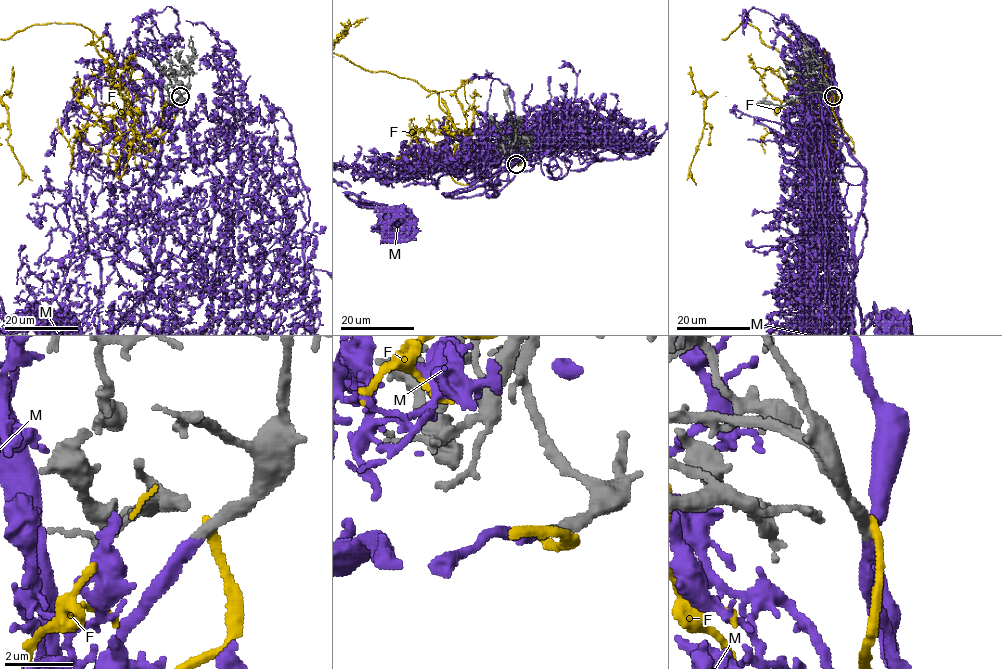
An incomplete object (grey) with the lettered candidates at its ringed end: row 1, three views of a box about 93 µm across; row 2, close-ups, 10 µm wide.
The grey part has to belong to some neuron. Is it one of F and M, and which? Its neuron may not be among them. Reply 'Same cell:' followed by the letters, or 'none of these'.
Same cell: M

